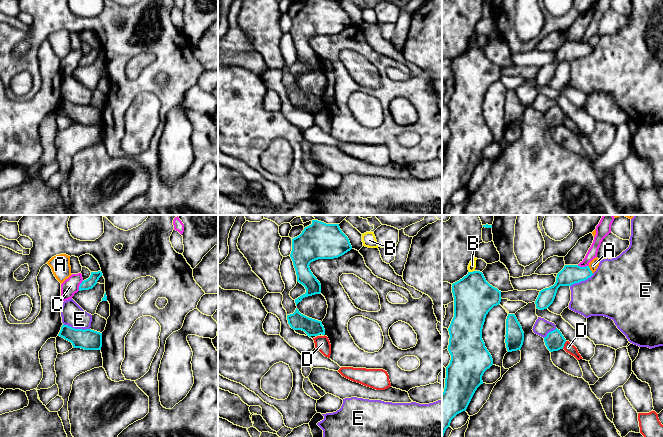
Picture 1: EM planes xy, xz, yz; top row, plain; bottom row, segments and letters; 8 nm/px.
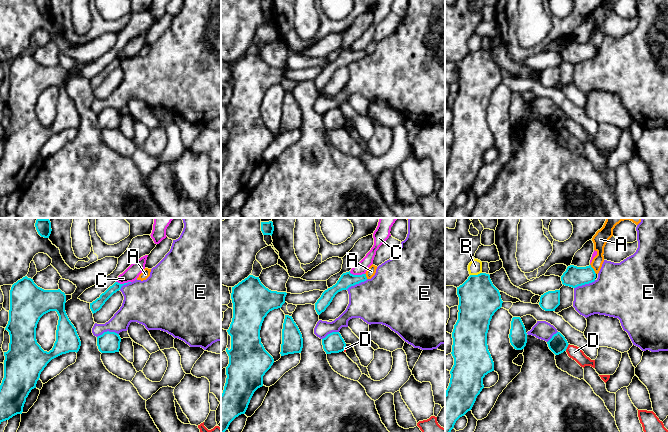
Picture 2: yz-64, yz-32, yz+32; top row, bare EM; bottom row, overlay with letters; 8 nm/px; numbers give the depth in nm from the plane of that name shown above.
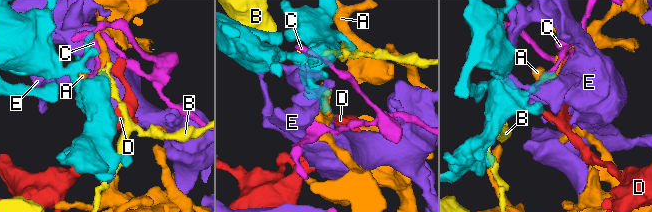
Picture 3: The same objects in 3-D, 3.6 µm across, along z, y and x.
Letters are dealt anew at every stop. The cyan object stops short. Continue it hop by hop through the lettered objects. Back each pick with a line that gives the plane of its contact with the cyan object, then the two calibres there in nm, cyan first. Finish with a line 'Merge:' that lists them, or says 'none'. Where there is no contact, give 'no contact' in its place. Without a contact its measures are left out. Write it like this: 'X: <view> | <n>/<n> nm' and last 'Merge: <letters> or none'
Merge: none

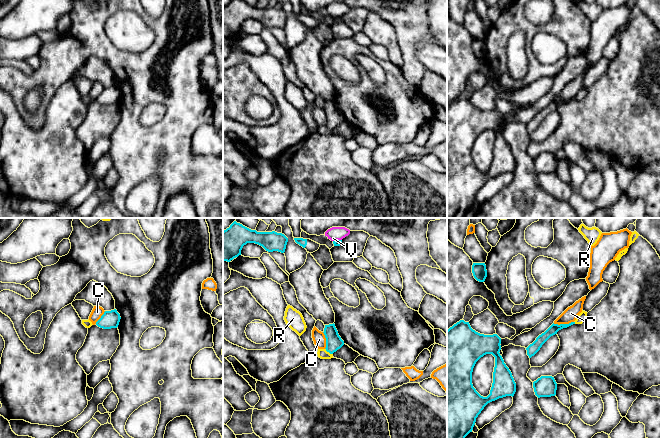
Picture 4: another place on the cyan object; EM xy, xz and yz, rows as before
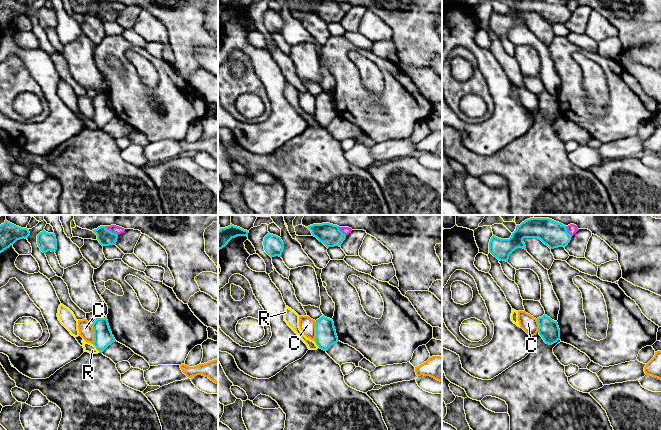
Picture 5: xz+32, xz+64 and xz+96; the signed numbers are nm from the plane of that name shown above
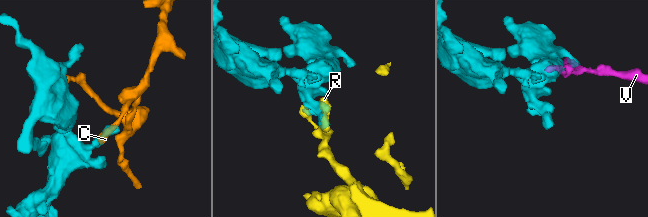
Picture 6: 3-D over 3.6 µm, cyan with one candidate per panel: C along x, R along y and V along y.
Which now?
Merge: none

